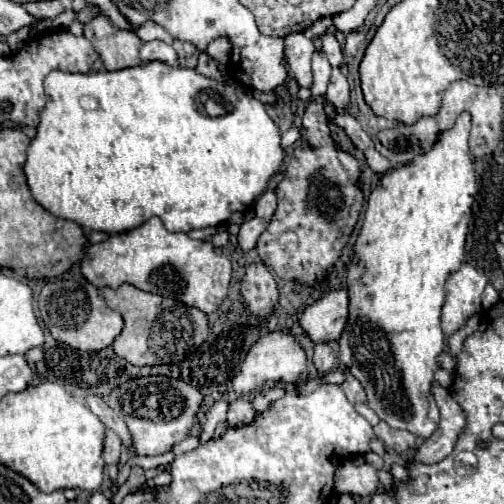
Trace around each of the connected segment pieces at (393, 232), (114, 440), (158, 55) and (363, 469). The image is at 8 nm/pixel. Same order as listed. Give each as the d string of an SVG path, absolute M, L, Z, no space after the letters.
M460 114L460 118L456 120L456 126L452 130L446 130L444 134L440 134L440 142L436 142L436 146L428 154L424 154L424 158L416 158L416 162L412 162L412 166L396 168L392 172L386 172L380 178L378 186L372 190L372 194L368 198L364 222L362 222L360 234L358 234L356 244L354 244L354 260L352 260L352 266L348 266L348 280L346 282L348 282L348 296L350 296L350 316L348 316L348 326L344 328L344 332L338 340L340 362L362 384L362 388L366 392L366 404L378 414L380 420L384 420L392 428L408 430L420 438L430 438L438 426L438 408L432 400L432 384L434 384L434 374L440 368L438 356L444 352L444 334L440 328L440 312L442 312L442 306L446 300L444 286L446 286L446 280L450 278L450 274L456 272L460 268L460 264L464 262L466 232L468 232L468 222L472 216L470 206L474 202L474 192L476 192L474 162L468 156L468 134L470 134L470 118L468 118L468 114Z
M106 430L106 440L104 440L104 460L106 460L106 464L118 464L120 448L122 448L122 442L120 442L118 434L112 432L112 430Z
M152 40L152 42L144 42L140 48L140 60L142 62L152 62L152 60L160 60L166 62L170 66L178 64L178 54L174 52L172 46L168 46L166 42L160 40Z
M342 462L336 468L334 476L334 490L338 494L352 494L352 496L370 496L378 488L376 470L370 464L356 466L354 462Z

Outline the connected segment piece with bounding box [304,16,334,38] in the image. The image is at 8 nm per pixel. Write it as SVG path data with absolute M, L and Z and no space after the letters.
M326 16L326 18L320 18L320 20L316 20L316 22L312 24L312 28L308 28L304 34L306 34L308 38L314 38L314 36L322 36L322 34L330 32L332 28L334 28L334 24L332 24L332 18L330 18L330 16Z

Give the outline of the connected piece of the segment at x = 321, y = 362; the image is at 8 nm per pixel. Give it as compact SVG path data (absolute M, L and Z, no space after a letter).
M320 342L314 346L314 366L320 374L330 372L332 366L336 364L336 356L334 356L334 348L326 342Z

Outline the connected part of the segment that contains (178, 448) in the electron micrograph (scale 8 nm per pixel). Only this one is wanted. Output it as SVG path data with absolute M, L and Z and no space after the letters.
M189 436L172 448L175 455L190 452L200 446L200 440L197 436Z

